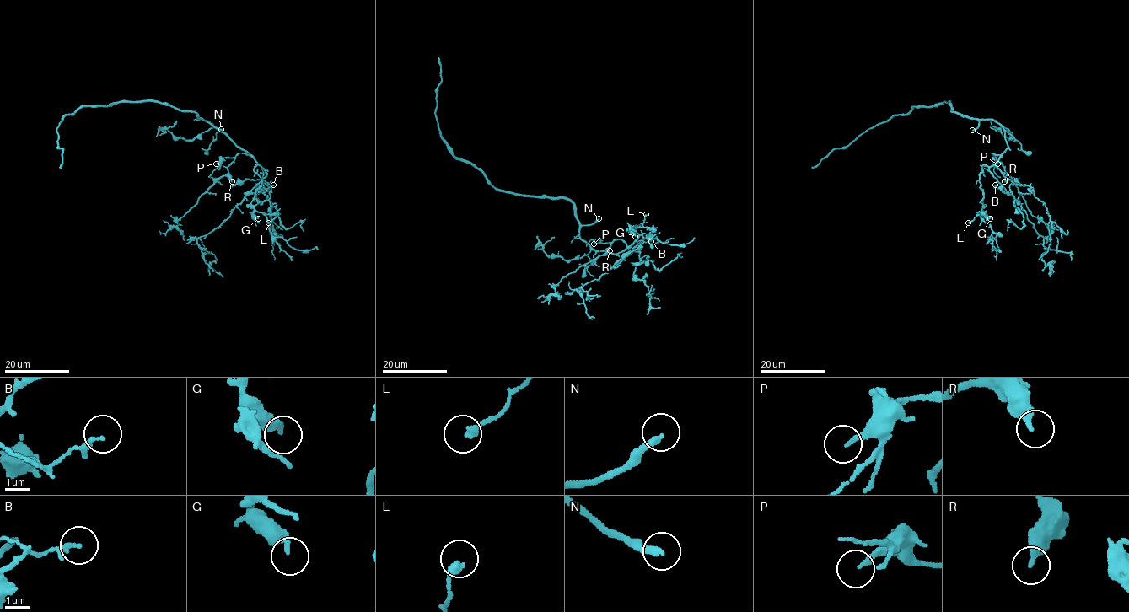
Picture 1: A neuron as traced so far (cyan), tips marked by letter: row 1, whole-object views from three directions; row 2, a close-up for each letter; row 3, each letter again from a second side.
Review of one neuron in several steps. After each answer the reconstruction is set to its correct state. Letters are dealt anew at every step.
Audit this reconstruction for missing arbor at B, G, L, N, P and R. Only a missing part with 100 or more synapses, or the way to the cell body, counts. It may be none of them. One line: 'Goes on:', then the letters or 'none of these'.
Goes on: N

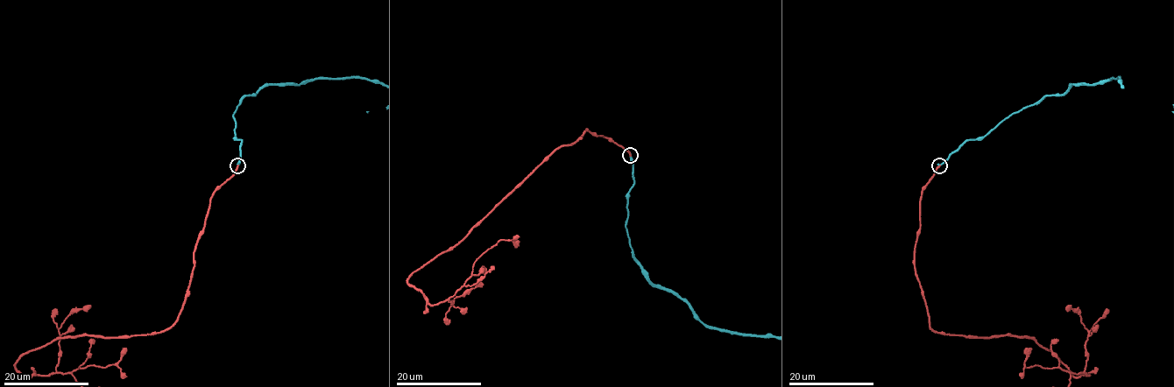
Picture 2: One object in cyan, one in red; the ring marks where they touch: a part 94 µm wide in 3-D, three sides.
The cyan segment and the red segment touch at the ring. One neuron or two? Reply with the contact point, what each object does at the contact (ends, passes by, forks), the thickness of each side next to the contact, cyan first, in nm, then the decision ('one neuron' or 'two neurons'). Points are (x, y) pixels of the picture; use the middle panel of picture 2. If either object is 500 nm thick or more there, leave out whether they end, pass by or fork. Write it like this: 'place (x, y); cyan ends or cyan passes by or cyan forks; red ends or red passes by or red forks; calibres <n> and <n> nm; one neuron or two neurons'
place (630, 155); cyan ends; red ends; calibres 320 and 280 nm; one neuron

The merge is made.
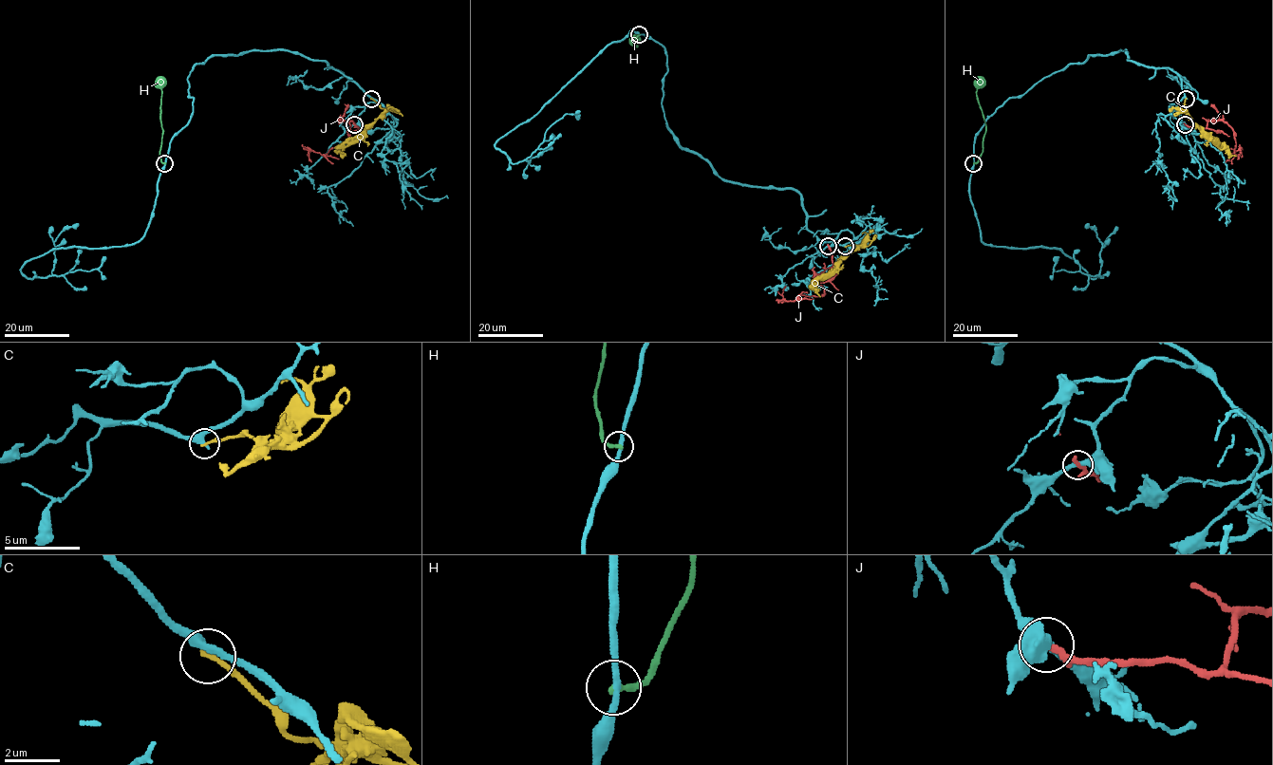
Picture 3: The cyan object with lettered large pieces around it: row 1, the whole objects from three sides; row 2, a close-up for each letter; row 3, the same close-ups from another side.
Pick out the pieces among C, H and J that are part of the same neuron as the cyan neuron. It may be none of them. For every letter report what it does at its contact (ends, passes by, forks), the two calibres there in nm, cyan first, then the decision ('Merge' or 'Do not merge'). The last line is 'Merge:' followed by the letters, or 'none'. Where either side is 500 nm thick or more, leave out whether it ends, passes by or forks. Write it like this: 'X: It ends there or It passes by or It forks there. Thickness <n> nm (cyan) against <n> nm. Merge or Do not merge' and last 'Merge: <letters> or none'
C: It ends there. Thickness 320 nm (cyan) against 180 nm. Do not merge
H: It ends there. Thickness 240 nm (cyan) against 220 nm. Do not merge
J: It ends there. Thickness 320 nm (cyan) against 340 nm. Do not merge
Merge: none

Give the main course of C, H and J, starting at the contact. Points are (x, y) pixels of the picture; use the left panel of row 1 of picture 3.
C: (371, 99), (384, 111), (354, 140), (344, 141), (340, 145), (341, 153), (346, 156)
H: (165, 162), (161, 161), (160, 151), (162, 130), (159, 76)
J: (354, 124), (358, 128), (350, 121), (341, 120), (349, 123), (348, 139), (322, 155), (308, 151), (311, 162)

